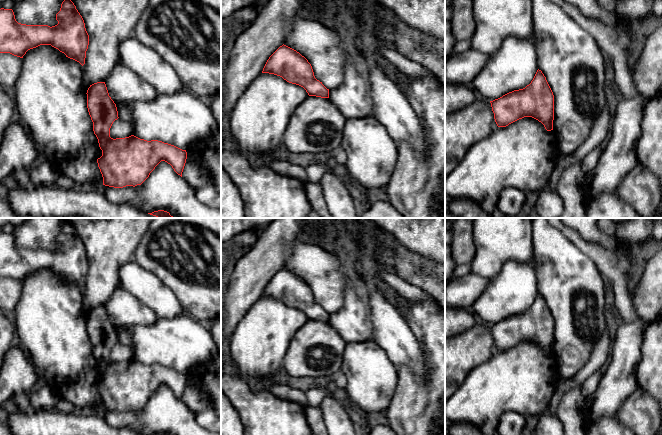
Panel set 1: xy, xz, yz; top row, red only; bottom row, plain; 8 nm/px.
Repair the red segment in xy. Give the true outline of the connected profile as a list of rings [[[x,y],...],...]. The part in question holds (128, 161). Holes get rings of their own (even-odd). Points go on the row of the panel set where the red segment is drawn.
[[[105,82],[90,85],[86,94],[93,131],[102,150],[97,163],[103,185],[114,188],[141,185],[161,161],[170,164],[182,177],[187,159],[186,150],[158,140],[140,139],[134,135],[111,138],[110,128],[119,117]]]

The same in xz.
[[[284,44],[269,57],[262,73],[274,74],[289,83],[299,85],[309,96],[329,98],[329,89],[315,78],[308,60]]]

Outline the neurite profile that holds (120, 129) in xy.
[[[119,118],[113,122],[110,128],[111,138],[125,138],[131,135],[133,135],[133,127],[128,122]]]

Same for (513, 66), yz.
[[[532,31],[525,38],[509,36],[474,78],[476,89],[488,100],[525,88],[538,70],[536,36]]]

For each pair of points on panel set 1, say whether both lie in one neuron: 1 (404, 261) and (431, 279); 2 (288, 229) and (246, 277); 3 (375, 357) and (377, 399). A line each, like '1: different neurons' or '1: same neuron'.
1: same neuron
2: same neuron
3: same neuron

